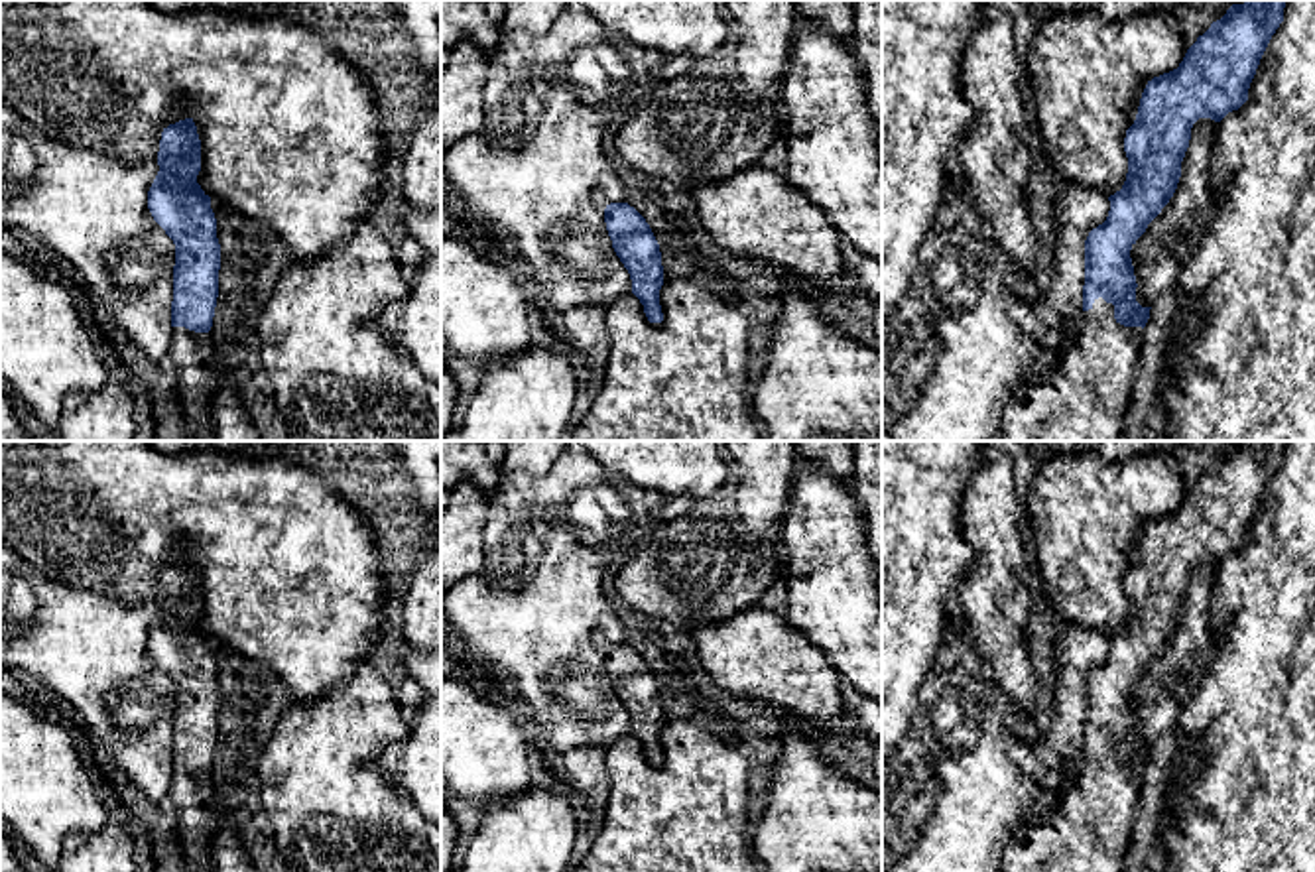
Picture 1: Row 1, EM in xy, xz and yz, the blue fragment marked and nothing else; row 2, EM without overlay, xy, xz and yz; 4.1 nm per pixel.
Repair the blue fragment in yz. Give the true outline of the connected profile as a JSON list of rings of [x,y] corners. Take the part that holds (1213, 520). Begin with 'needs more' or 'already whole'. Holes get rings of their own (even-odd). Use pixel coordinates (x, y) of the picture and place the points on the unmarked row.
needs more; [[[1246,441],[1244,445],[1232,445],[1221,461],[1213,463],[1211,468],[1197,478],[1177,510],[1148,522],[1136,561],[1126,571],[1124,579],[1128,598],[1126,622],[1120,632],[1108,638],[1110,652],[1106,661],[1093,669],[1085,681],[1083,760],[1077,766],[1077,774],[1065,779],[1065,791],[1055,813],[1049,819],[1026,827],[1006,846],[1002,872],[1122,872],[1136,807],[1144,787],[1144,768],[1152,750],[1136,742],[1138,724],[1130,691],[1173,638],[1193,565],[1199,559],[1221,563],[1228,553],[1238,551],[1248,541],[1248,529],[1260,500],[1284,463],[1285,443],[1287,441]]]

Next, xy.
needs more; [[[193,559],[163,569],[157,606],[148,650],[175,685],[171,783],[161,807],[171,813],[187,872],[197,872],[207,864],[217,827],[209,772],[219,738],[220,685],[211,638],[197,624],[201,581]]]

